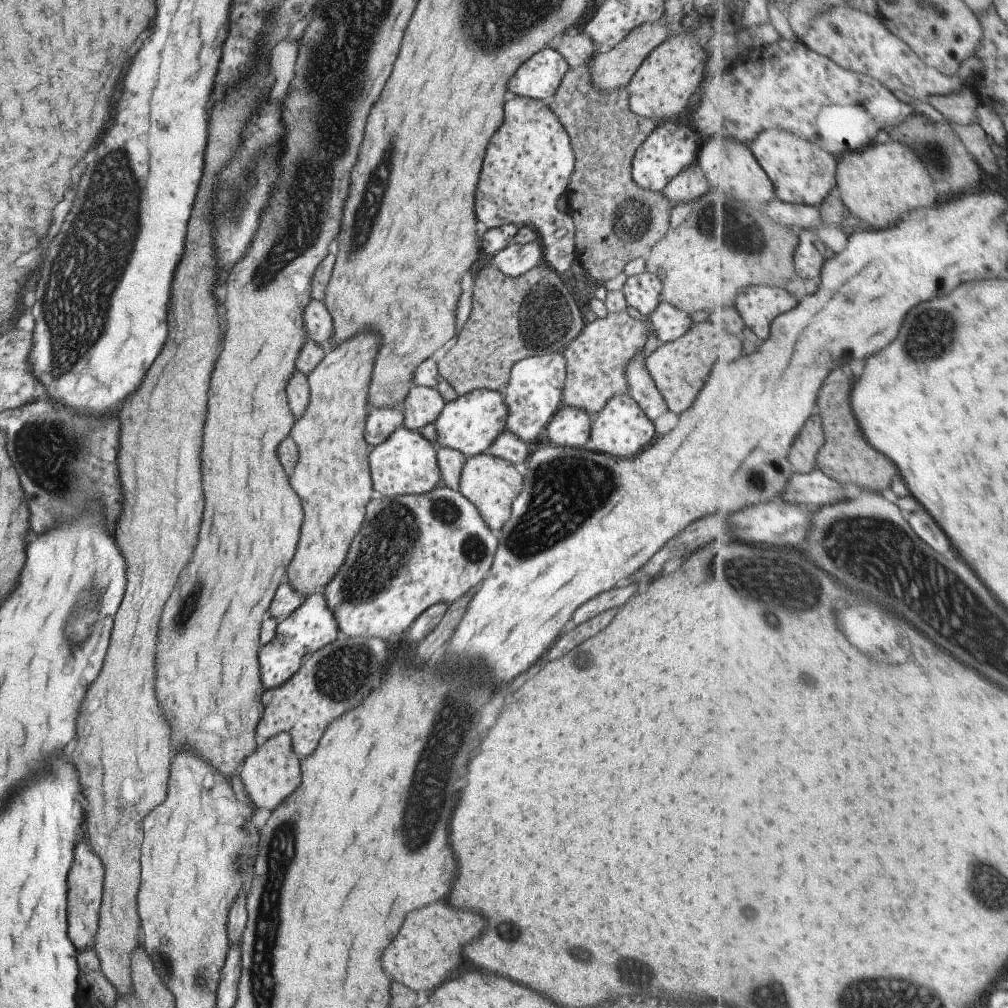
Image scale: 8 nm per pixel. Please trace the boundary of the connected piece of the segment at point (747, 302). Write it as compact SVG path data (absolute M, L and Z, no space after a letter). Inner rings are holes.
M756 285L738 297L737 308L747 326L763 340L771 336L771 324L777 316L793 310L799 302L784 286Z

